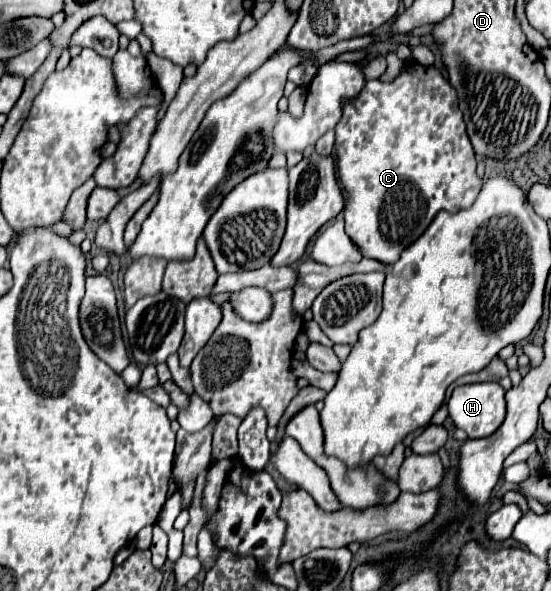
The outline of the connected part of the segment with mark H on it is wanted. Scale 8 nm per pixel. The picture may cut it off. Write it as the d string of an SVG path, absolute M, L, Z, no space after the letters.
M481 382L481 384L465 384L457 386L447 402L449 418L457 428L465 430L469 438L483 438L493 434L505 418L505 390L499 382Z

